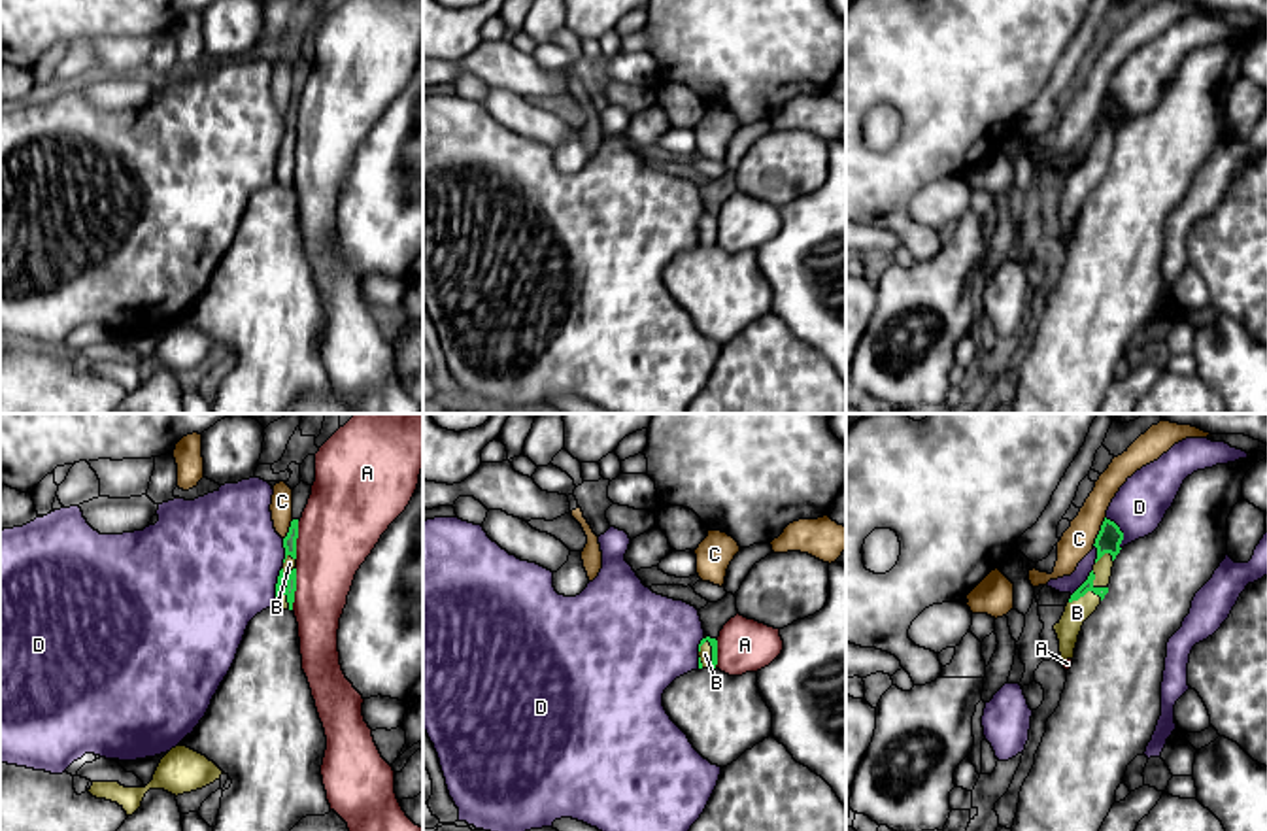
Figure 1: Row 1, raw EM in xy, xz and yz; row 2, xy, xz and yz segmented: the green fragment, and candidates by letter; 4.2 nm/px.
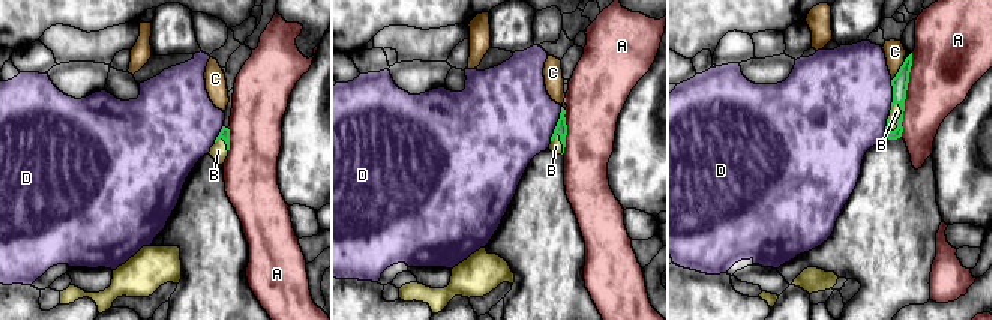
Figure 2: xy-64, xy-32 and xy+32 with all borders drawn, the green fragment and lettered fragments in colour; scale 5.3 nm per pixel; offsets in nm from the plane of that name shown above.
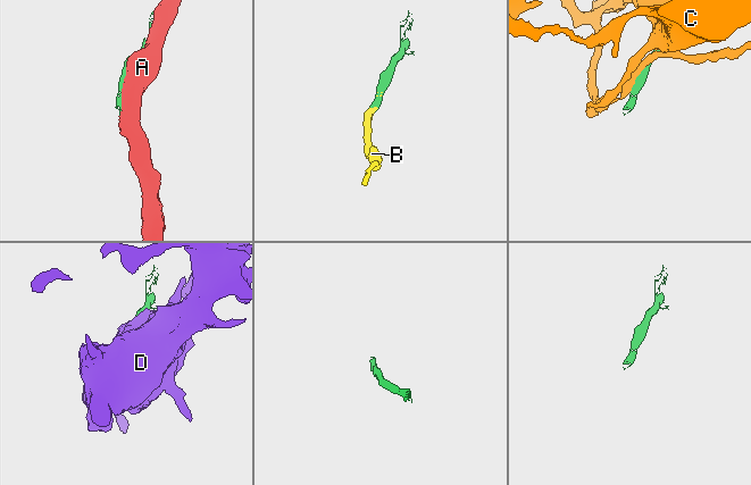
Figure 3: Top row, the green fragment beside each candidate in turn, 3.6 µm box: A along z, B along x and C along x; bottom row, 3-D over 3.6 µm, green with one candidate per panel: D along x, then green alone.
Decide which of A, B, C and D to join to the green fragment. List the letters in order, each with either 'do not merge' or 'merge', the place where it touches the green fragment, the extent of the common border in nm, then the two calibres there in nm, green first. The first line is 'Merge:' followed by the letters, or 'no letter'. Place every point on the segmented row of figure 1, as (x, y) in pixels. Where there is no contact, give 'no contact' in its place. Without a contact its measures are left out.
Merge: B
A: do not merge; contact xy (295, 590); length 180 nm; calibres 50 and 300 nm
B: merge; contact yz (1088, 590); length 180 nm; calibres 50 and 100 nm
C: do not merge; contact yz (1099, 531); length 140 nm; calibres 110 and 140 nm
D: do not merge; contact xy (276, 586); length 160 nm; calibres 50 and 480 nm

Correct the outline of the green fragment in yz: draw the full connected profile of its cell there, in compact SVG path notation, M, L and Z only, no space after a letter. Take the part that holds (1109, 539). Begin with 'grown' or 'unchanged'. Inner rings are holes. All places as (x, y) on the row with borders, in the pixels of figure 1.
grown; M1107 519L1095 538L1097 559L1088 580L1071 595L1061 619L1054 625L1059 640L1059 661L1074 657L1074 648L1084 621L1097 610L1105 595L1108 593L1108 584L1112 576L1114 559L1120 553L1120 544L1123 533L1120 527Z

